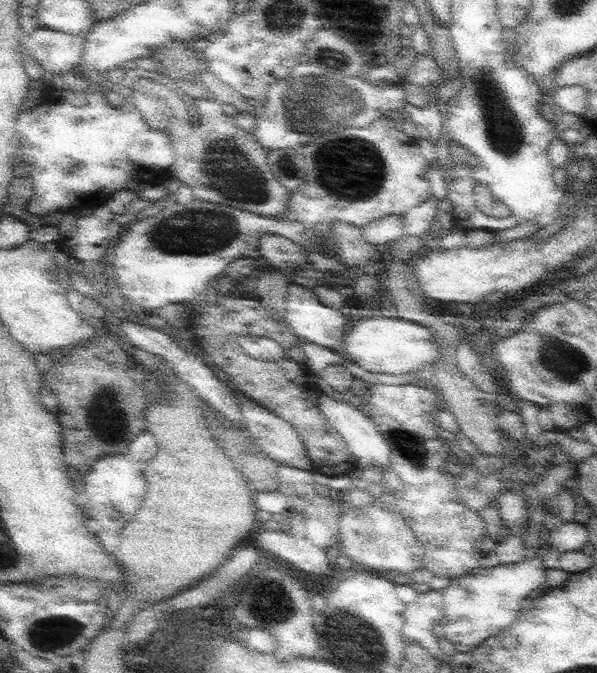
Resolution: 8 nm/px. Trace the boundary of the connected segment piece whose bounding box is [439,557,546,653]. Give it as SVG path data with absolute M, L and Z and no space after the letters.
M537 557L521 560L516 564L498 565L494 568L476 567L470 574L451 579L447 586L442 588L443 607L445 610L444 620L441 623L439 633L454 644L457 651L471 653L477 646L480 646L486 639L497 635L498 632L508 628L522 610L522 600L528 597L530 591L536 588L545 587L546 577L539 565Z

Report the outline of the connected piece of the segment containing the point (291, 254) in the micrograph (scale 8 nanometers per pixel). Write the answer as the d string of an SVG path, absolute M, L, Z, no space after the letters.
M262 234L259 244L260 255L266 258L268 268L271 270L294 270L309 261L302 246L278 234Z

